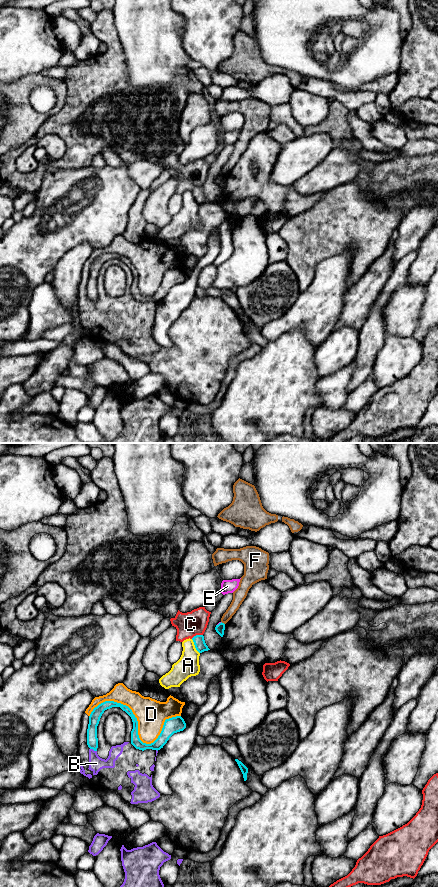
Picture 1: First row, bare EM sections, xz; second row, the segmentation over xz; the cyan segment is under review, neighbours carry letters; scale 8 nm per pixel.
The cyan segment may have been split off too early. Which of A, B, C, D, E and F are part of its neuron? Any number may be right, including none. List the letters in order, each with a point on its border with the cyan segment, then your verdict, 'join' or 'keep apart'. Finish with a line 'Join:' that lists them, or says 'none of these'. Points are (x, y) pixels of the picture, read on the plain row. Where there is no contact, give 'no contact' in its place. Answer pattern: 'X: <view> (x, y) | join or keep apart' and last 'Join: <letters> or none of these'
A: xz (195, 198) | keep apart
B: xz (93, 301) | keep apart
C: xz (196, 187) | keep apart
D: xz (137, 280) | keep apart
E: xz (219, 175) | keep apart
F: xz (223, 175) | keep apart
Join: none of these

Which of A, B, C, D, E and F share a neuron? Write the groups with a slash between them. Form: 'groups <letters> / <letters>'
groups A / B D / C / E / F

